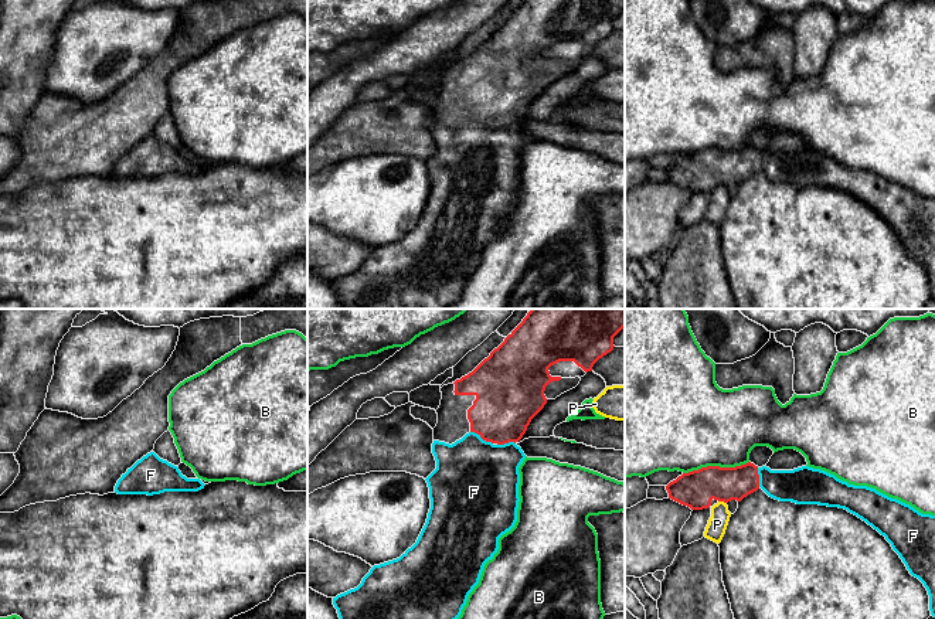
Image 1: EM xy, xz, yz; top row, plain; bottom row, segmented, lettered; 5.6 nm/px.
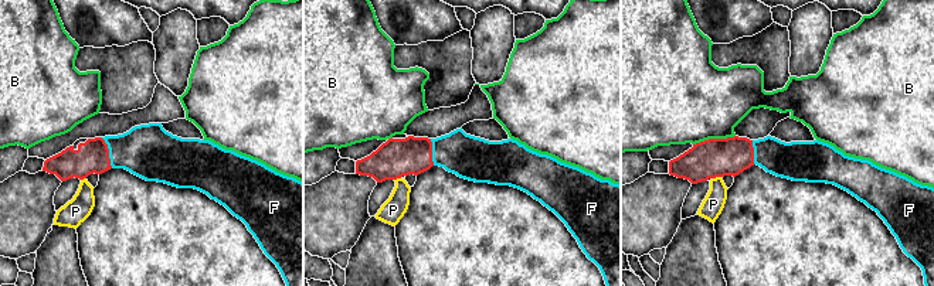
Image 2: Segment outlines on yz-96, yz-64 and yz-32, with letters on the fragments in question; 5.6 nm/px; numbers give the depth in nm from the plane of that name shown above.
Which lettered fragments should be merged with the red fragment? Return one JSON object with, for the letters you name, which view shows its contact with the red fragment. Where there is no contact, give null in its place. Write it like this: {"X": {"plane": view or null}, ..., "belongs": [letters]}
{"F": {"plane": "xz"}, "belongs": ["F"]}

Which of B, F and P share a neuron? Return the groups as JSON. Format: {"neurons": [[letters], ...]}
{"neurons": [["B"], ["F"], ["P"]]}

